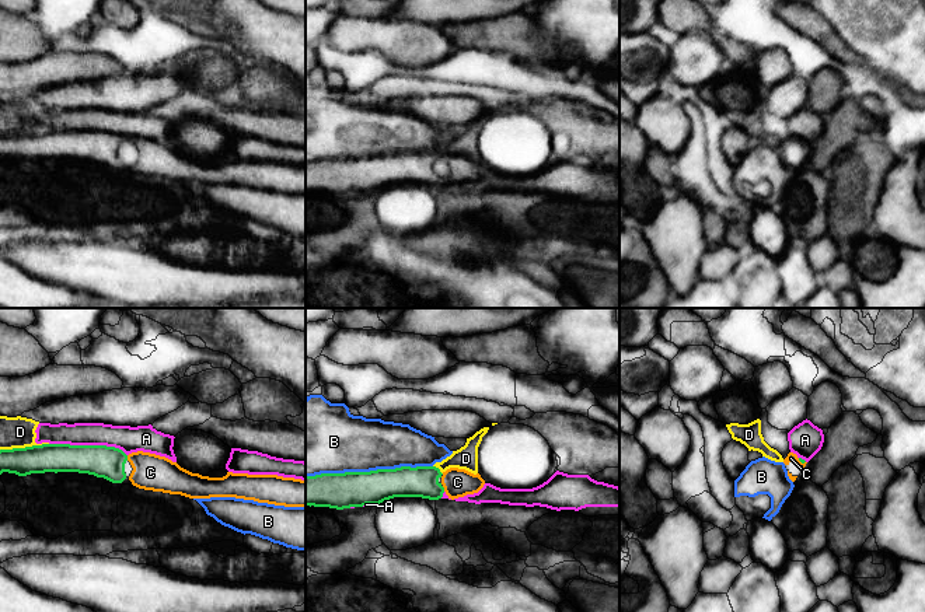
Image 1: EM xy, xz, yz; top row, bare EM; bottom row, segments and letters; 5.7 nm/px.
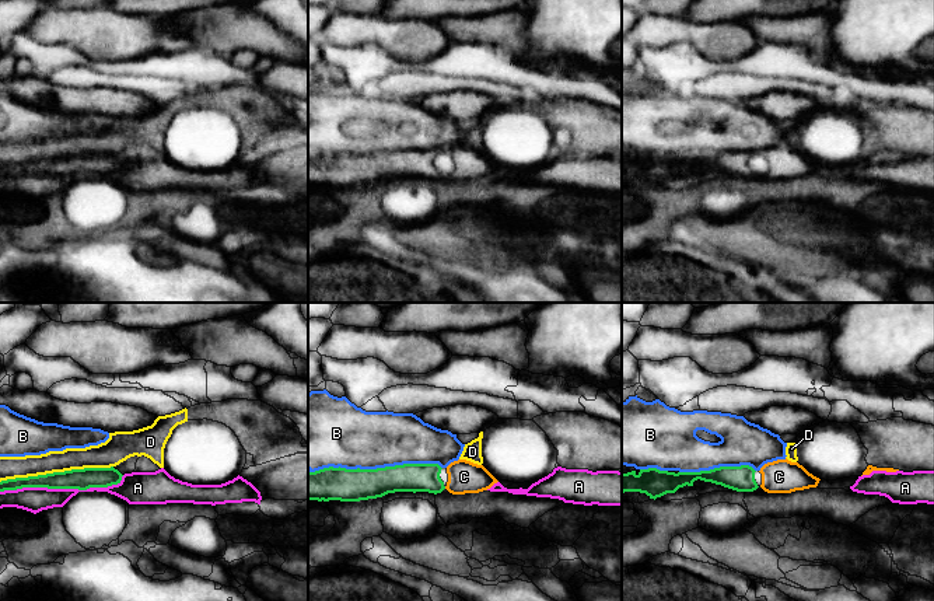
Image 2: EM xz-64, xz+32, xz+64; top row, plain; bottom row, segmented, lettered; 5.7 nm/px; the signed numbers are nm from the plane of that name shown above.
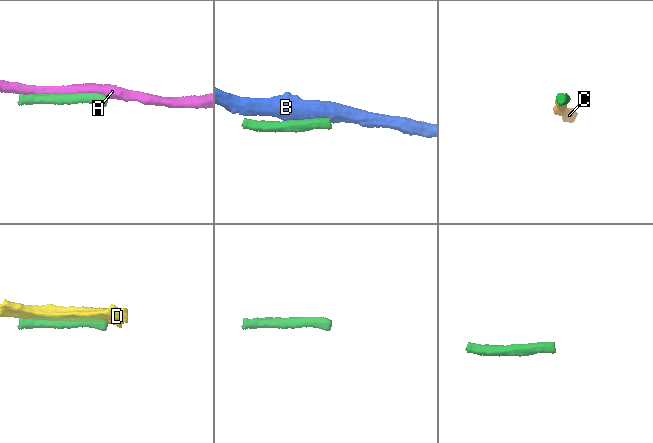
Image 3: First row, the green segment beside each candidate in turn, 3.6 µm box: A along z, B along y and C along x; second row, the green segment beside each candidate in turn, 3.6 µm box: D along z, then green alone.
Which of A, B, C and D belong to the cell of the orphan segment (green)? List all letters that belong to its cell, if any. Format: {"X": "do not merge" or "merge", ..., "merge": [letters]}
{"A": "do not merge", "B": "do not merge", "C": "merge", "D": "do not merge", "merge": ["C"]}

